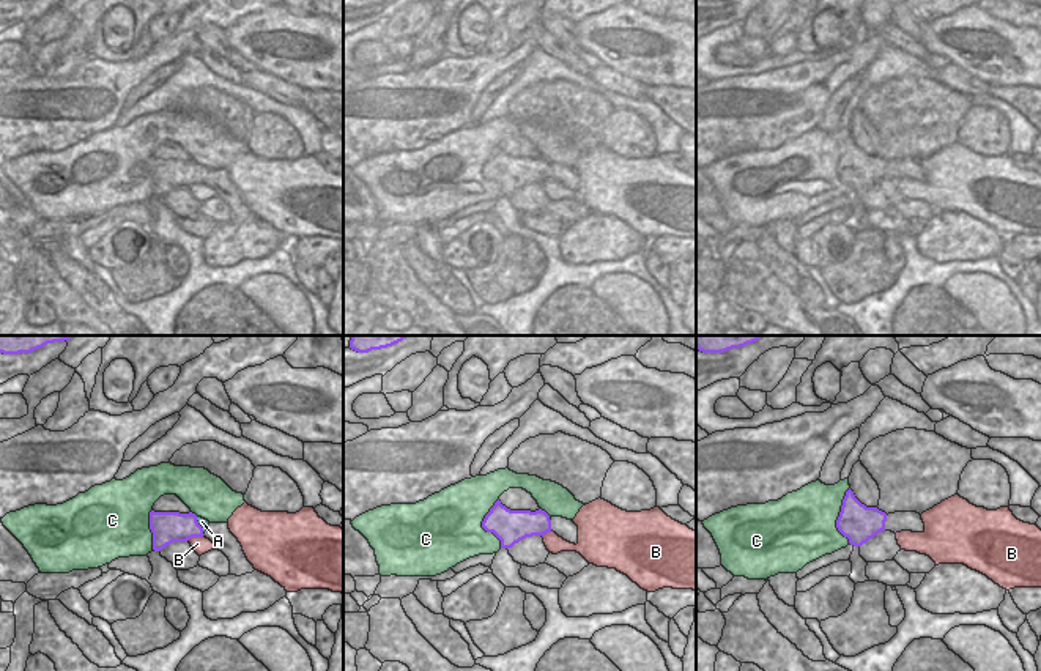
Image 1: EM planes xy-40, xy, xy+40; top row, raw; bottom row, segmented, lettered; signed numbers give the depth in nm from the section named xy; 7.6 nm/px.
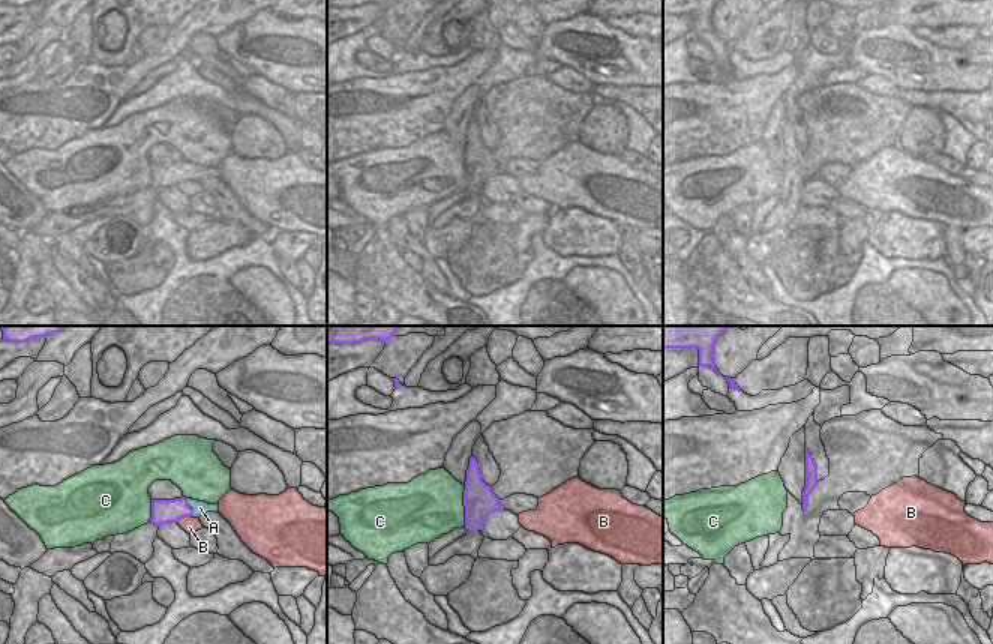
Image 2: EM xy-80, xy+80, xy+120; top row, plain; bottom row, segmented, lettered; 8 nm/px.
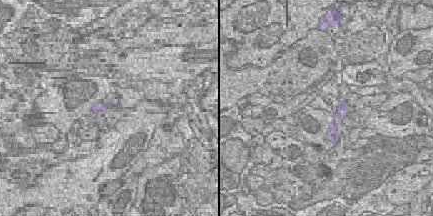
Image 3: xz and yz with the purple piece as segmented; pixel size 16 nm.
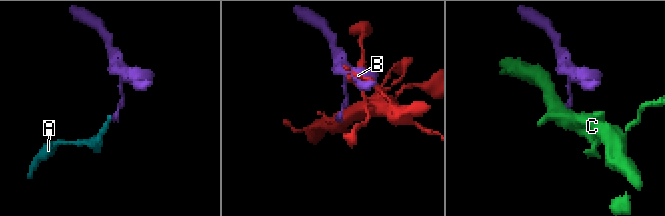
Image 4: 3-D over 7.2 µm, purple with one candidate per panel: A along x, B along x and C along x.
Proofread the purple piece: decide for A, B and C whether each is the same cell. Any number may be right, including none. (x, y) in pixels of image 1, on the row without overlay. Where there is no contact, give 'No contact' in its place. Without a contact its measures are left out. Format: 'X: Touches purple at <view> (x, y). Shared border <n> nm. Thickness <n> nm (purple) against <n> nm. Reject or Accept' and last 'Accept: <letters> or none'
A: Touches purple at xy-40 (199, 172). Shared border 150 nm. Thickness 240 nm (purple) against 70 nm. Reject
B: Touches purple at xy-40 (194, 183). Shared border 140 nm. Thickness 240 nm (purple) against 140 nm. Reject
C: Touches purple at xy+40 (840, 163). Shared border 440 nm. Thickness 280 nm (purple) against 440 nm. Reject
Accept: none.

